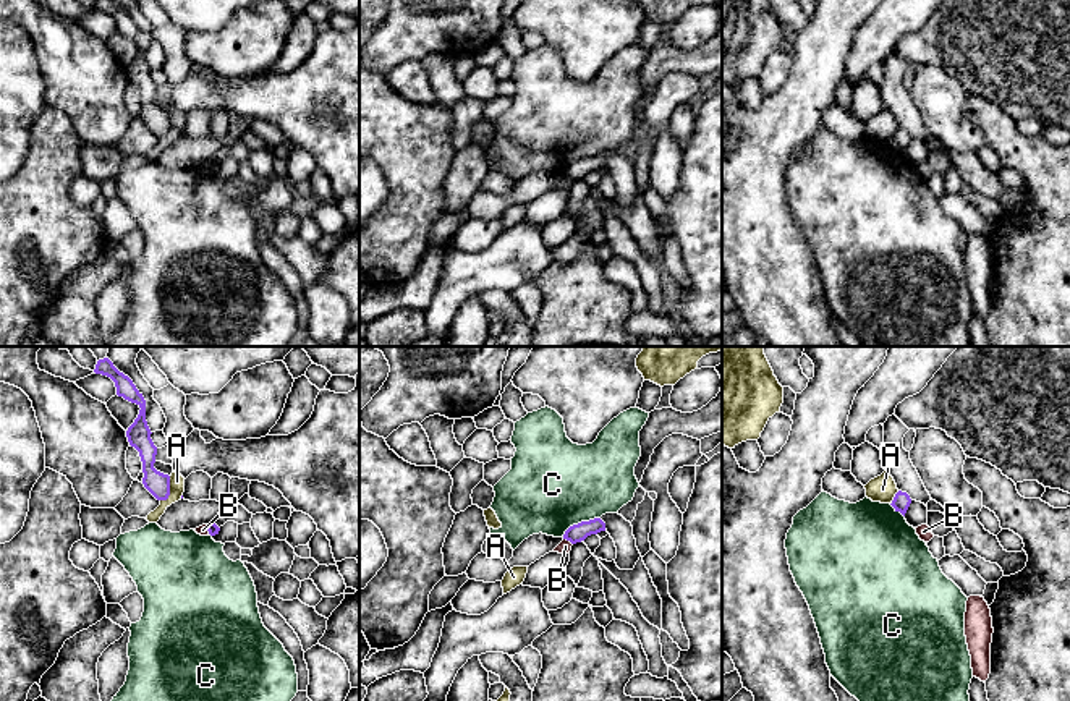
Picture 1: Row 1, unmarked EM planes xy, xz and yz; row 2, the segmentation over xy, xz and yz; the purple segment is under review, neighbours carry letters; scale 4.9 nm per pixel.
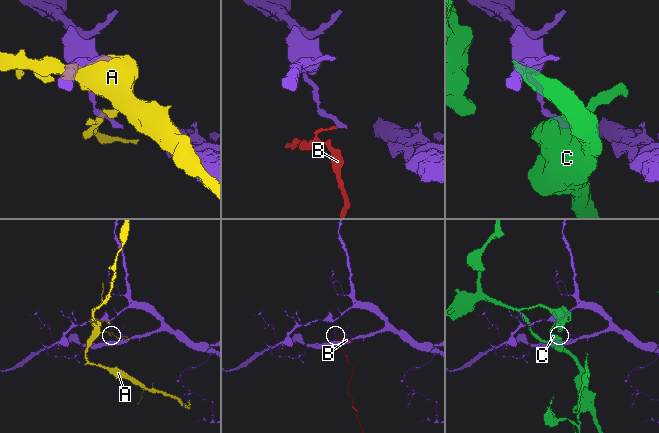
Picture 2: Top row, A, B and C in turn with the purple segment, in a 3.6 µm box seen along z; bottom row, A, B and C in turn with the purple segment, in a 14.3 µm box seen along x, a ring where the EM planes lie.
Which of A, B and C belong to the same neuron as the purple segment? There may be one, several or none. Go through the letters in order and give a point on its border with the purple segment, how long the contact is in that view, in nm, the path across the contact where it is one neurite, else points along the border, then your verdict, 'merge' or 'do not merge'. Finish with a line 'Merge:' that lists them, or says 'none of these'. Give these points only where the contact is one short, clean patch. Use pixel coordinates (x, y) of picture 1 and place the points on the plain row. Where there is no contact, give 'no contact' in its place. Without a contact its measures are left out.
A: contact xy (169, 128); length 140 nm; do not merge
B: contact xz (568, 177); length 60 nm; border xz (564, 175), (572, 182); do not merge
C: contact xz (581, 159); length 220 nm; border xz (599, 154), (572, 162), (562, 174); do not merge
Merge: none of these

